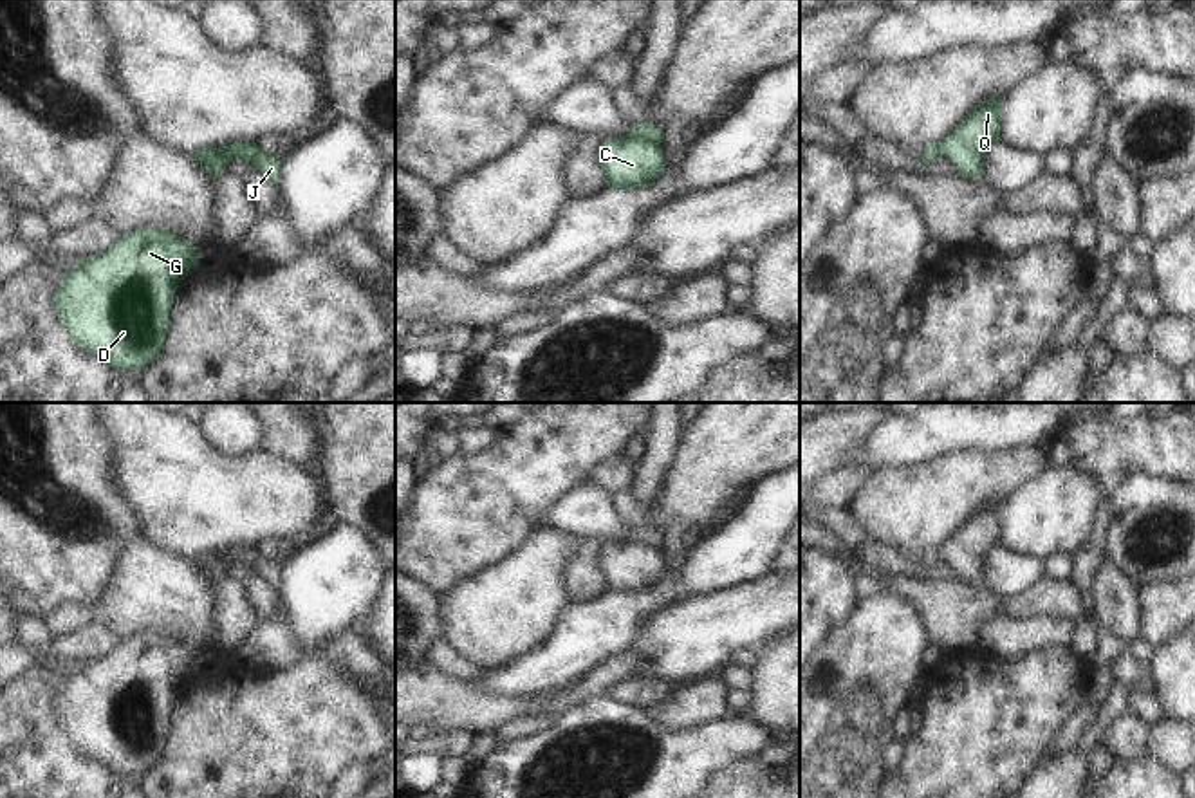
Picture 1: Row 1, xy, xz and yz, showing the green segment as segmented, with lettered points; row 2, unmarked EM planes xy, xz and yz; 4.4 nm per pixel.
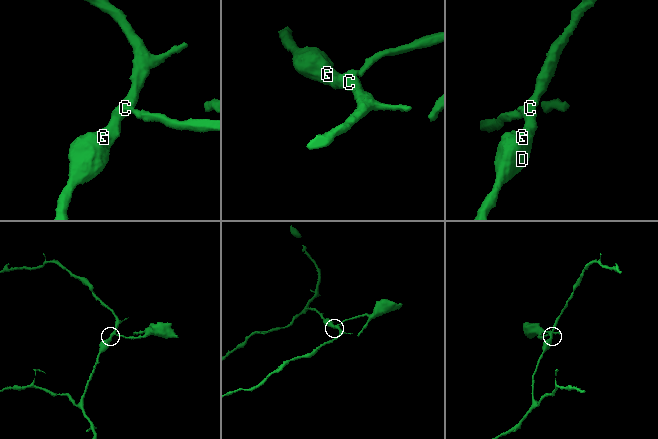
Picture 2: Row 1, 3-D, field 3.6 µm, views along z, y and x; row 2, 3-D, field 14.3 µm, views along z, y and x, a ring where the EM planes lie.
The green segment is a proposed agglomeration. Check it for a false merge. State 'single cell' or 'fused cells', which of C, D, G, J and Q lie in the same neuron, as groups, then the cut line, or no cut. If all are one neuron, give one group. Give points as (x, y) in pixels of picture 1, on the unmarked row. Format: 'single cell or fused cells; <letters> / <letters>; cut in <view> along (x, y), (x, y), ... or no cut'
fused cells; C D G Q / J; cut in xz along (627, 540), (657, 549)

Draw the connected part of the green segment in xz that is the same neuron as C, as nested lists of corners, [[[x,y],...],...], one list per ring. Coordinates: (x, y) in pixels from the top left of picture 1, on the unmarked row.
[[[617,540],[599,549],[598,569],[608,592],[646,592],[666,572],[659,549]]]

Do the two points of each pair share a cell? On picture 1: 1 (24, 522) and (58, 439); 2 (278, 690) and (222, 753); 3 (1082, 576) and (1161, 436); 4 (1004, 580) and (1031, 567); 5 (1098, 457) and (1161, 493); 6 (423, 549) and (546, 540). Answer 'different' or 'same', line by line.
1: same
2: same
3: same
4: same
5: different
6: different

